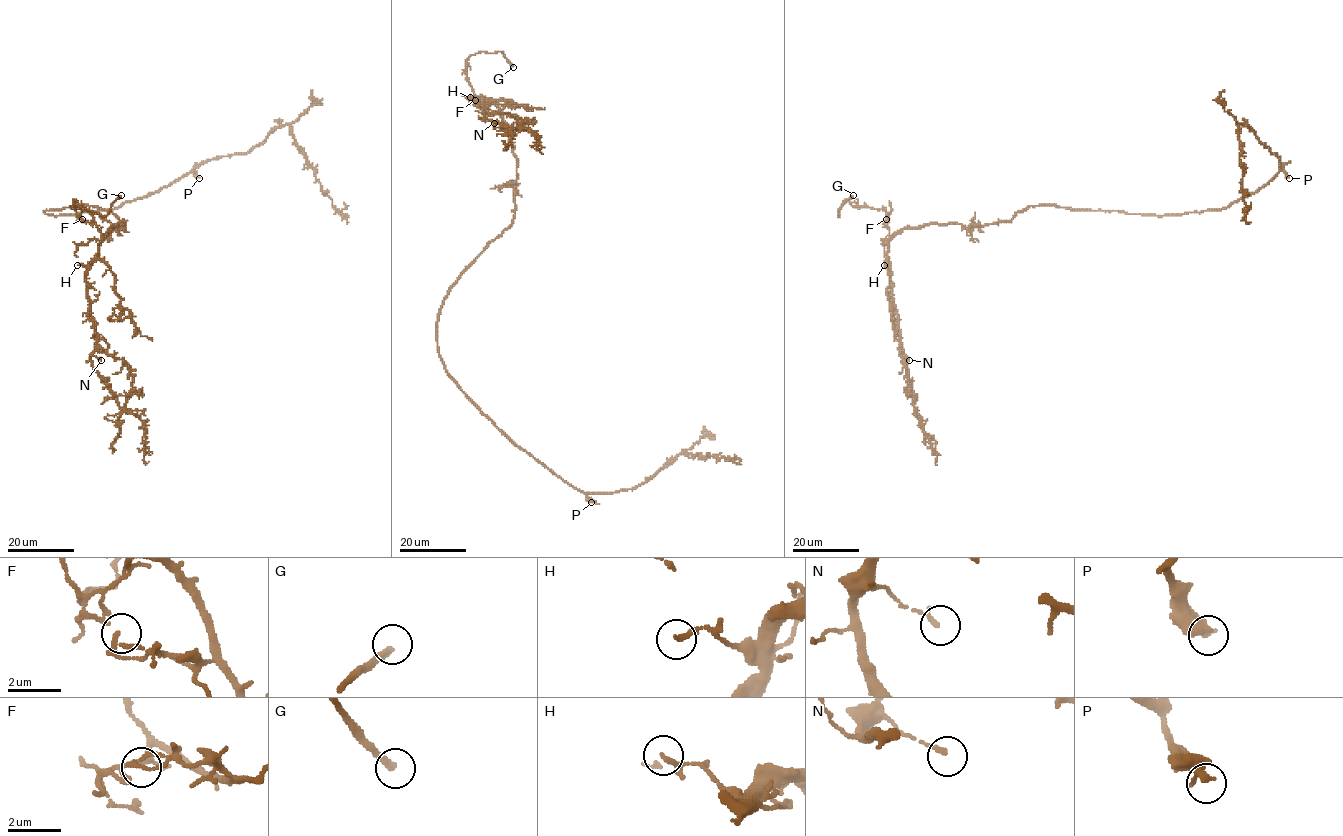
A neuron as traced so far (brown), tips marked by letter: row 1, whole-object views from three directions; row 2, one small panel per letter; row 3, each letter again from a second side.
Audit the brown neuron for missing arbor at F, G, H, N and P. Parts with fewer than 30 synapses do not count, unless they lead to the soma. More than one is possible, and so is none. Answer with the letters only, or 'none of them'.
G, P

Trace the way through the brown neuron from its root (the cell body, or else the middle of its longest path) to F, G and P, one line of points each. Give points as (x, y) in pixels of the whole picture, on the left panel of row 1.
F: (49, 210), (95, 205), (110, 211), (123, 227), (124, 224), (112, 227), (103, 236), (94, 223), (82, 219)
G: (49, 210), (95, 205), (110, 211), (124, 224), (103, 236), (74, 200), (105, 216), (121, 195)
P: (49, 210), (43, 212), (57, 216), (114, 209), (126, 202), (159, 191), (193, 170), (199, 178)

